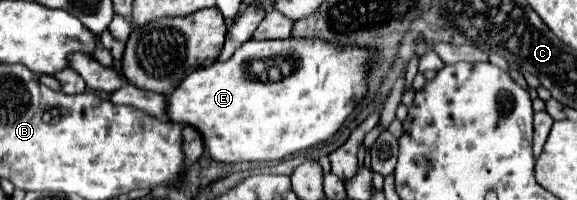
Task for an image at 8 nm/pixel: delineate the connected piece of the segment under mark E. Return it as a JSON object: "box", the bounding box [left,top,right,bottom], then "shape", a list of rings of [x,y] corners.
{"box":[167,38,371,162],"shape":[[[285,38],[285,40],[247,40],[247,44],[243,44],[241,48],[237,48],[237,52],[233,54],[233,58],[225,60],[225,62],[215,62],[207,68],[199,68],[195,72],[191,72],[169,96],[167,96],[167,116],[169,122],[177,122],[177,124],[187,124],[191,128],[195,128],[201,138],[203,138],[203,146],[205,152],[217,160],[217,162],[247,162],[247,160],[283,160],[299,150],[307,150],[315,144],[321,144],[325,140],[329,140],[329,136],[333,136],[339,126],[347,120],[347,116],[353,112],[355,102],[359,102],[365,94],[365,78],[367,78],[367,70],[369,70],[369,62],[371,62],[371,54],[363,48],[357,46],[337,46],[337,44],[329,44],[325,40],[297,40],[297,38]]]}

